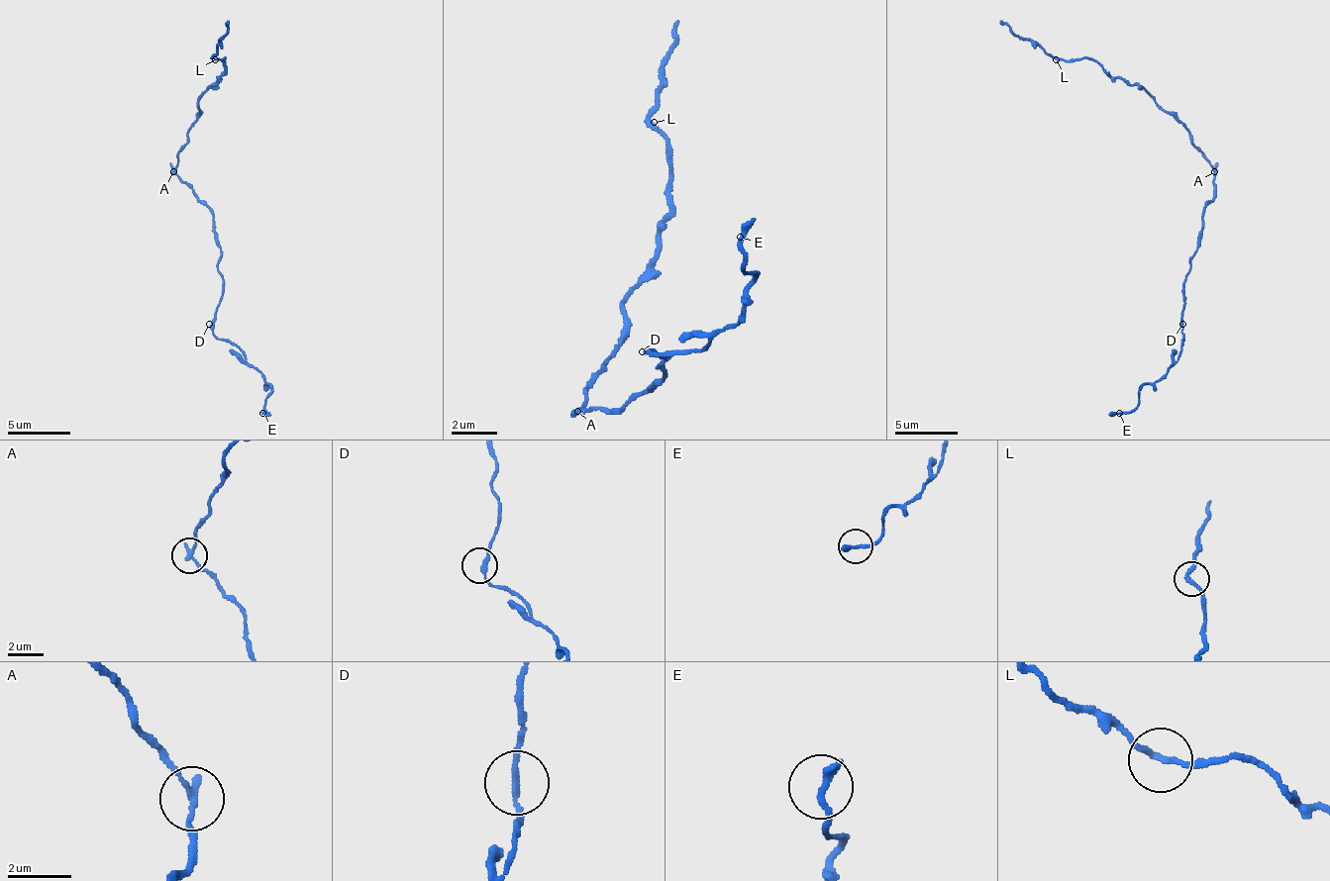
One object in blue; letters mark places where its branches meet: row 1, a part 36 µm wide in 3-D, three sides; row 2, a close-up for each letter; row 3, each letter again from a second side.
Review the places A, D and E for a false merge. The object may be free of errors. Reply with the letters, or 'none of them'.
A

